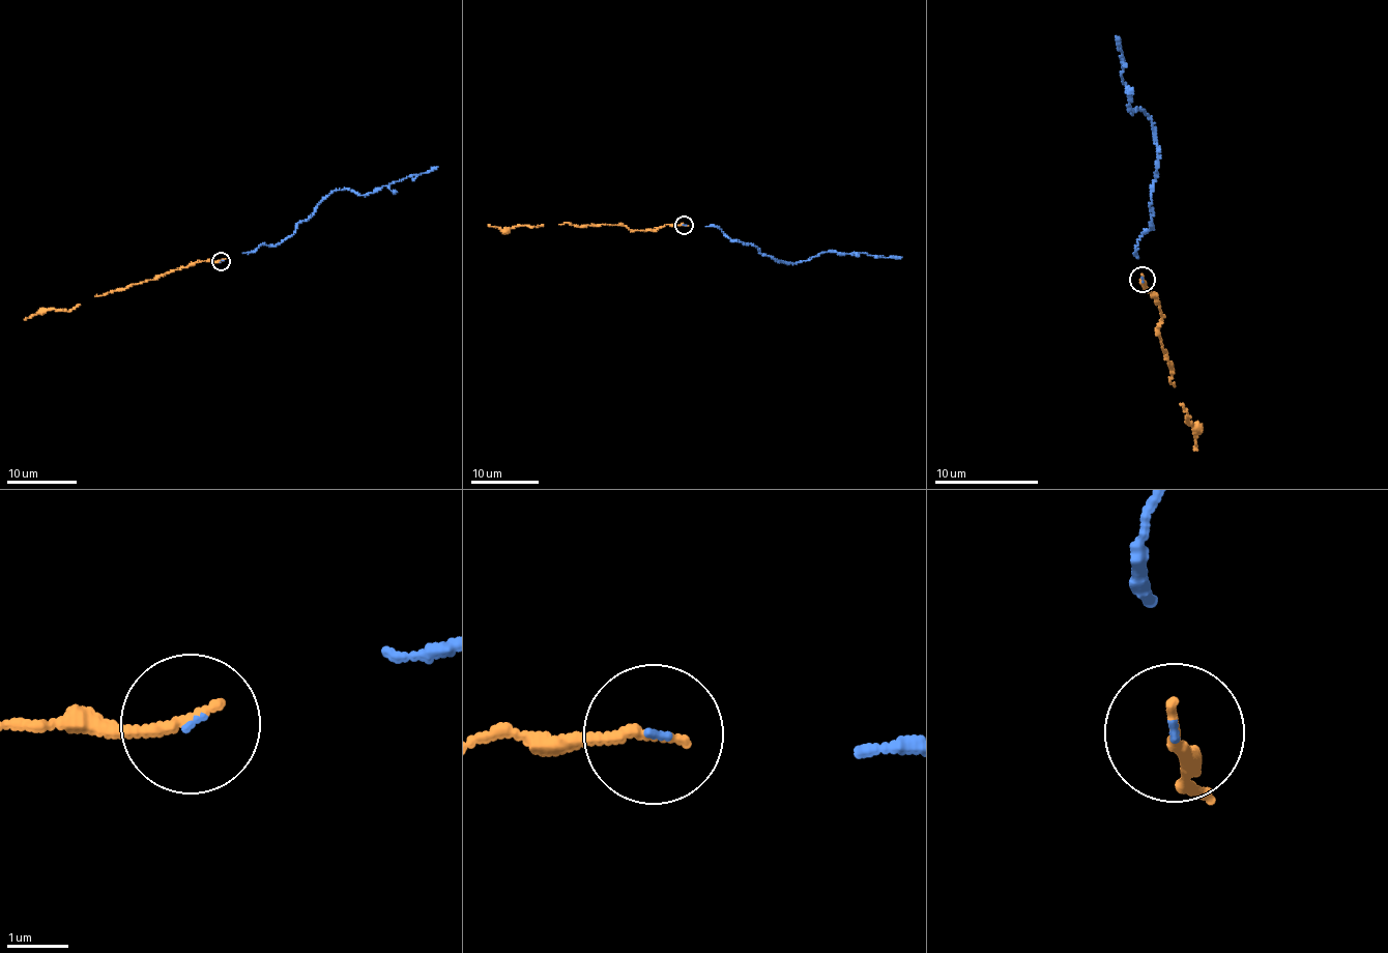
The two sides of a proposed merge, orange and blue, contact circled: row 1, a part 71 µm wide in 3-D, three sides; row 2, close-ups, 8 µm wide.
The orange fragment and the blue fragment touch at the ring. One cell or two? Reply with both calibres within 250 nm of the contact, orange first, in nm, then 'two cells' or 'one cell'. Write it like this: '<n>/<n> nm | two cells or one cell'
180/40 nm | one cell

